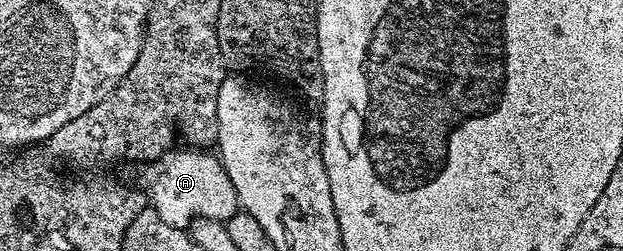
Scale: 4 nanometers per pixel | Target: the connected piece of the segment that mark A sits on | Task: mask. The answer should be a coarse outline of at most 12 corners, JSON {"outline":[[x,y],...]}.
{"outline":[[171,149],[150,179],[164,223],[225,223],[240,210],[221,158]]}

